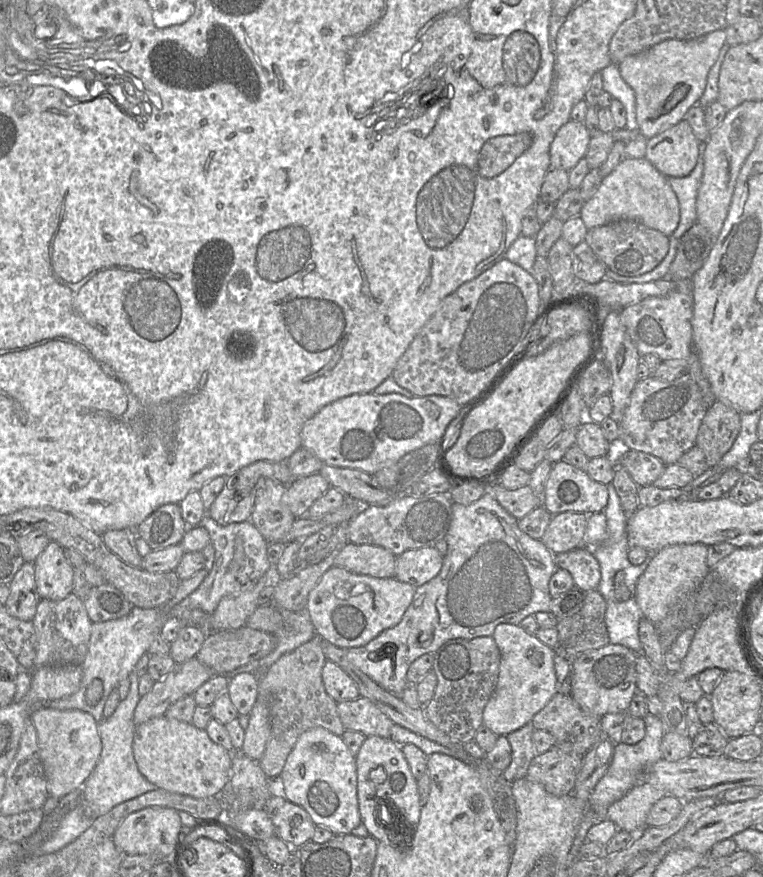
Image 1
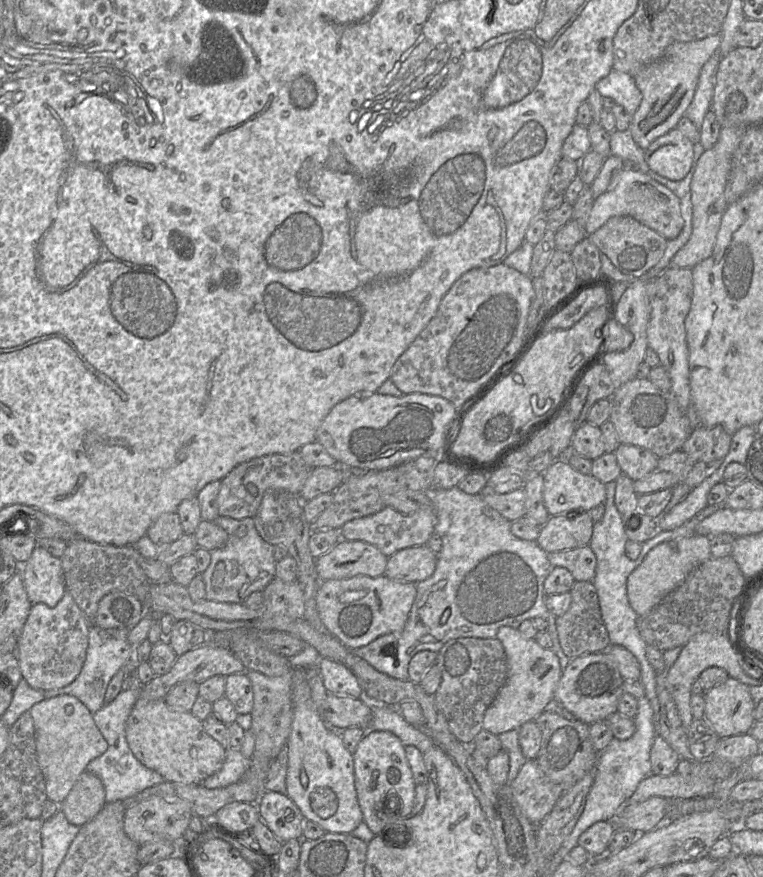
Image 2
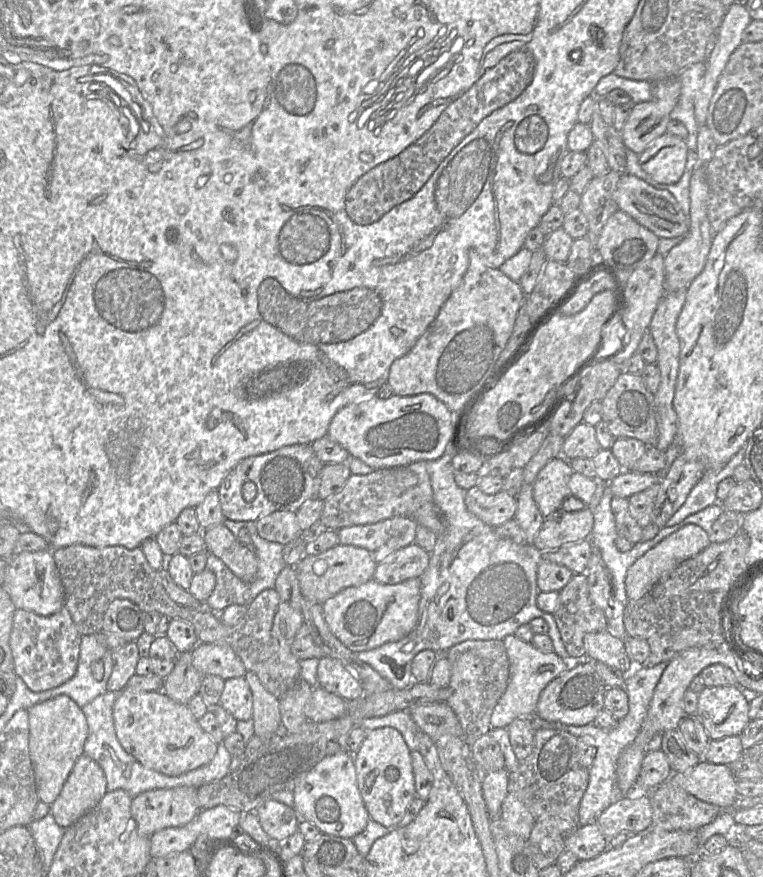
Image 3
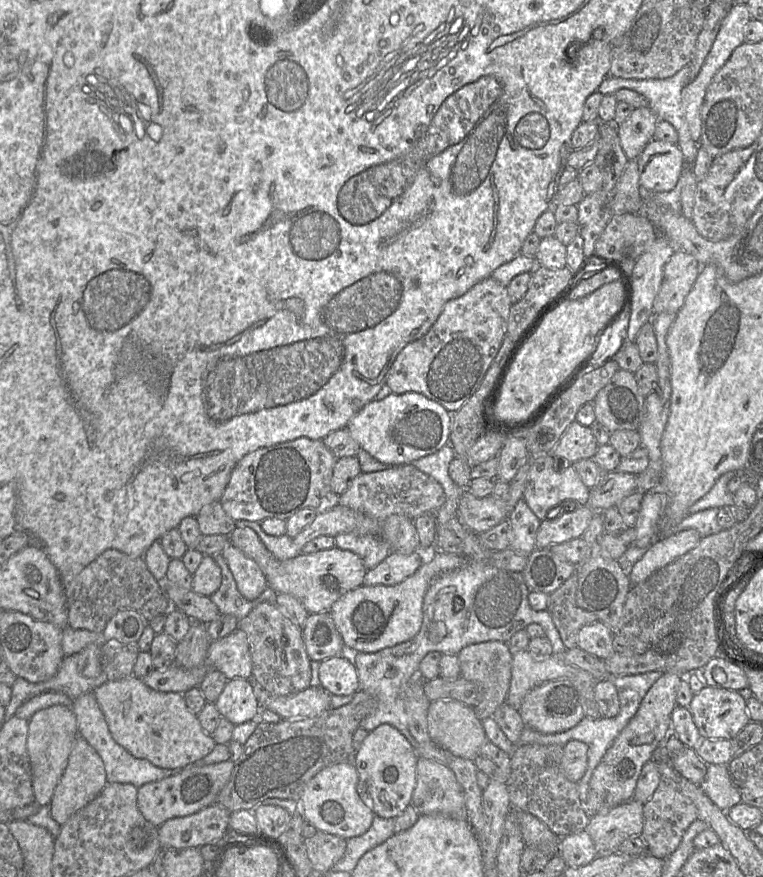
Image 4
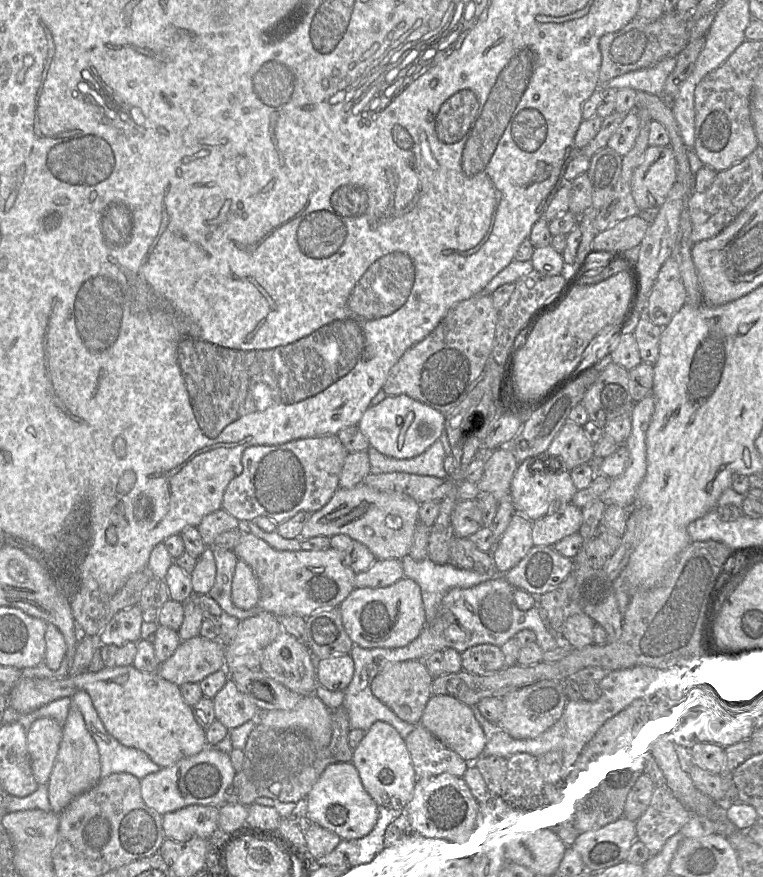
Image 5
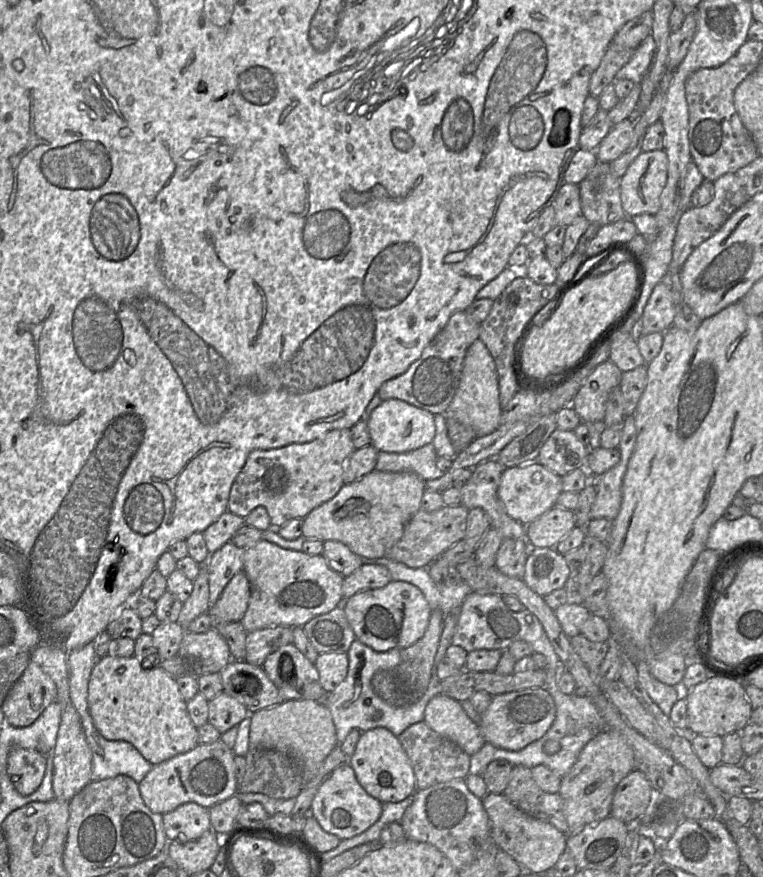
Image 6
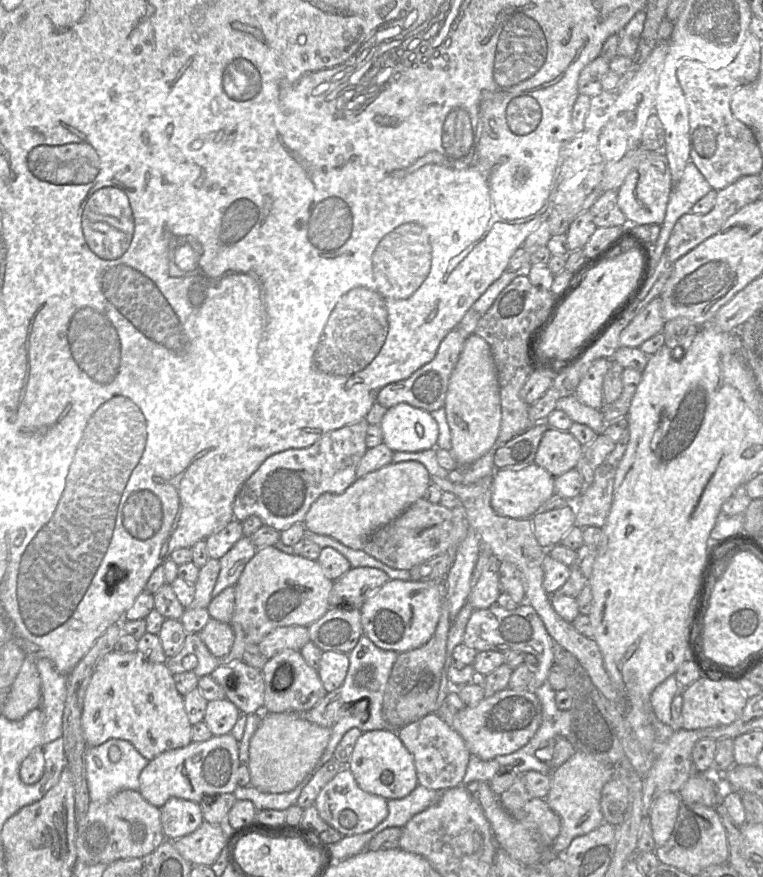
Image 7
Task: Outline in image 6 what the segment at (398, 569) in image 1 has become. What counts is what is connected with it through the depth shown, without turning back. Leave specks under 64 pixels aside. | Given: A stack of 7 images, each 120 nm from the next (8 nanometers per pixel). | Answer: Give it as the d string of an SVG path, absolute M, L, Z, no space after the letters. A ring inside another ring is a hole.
M376 563L363 564L349 576L344 577L343 599L346 600L360 592L382 588L391 581L390 572L385 566Z

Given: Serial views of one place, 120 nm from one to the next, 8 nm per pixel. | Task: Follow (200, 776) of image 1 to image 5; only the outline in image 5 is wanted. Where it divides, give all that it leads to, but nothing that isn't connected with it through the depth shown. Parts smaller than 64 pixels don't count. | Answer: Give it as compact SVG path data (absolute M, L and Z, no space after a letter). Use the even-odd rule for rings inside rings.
M133 665L104 667L98 672L84 671L63 678L21 677L10 689L7 700L9 707L18 713L30 713L54 700L72 697L78 691L86 691L102 720L106 730L121 744L145 752L161 768L170 767L178 761L194 756L205 749L206 729L196 721L192 707L183 699L180 686L162 678L157 672L141 672Z

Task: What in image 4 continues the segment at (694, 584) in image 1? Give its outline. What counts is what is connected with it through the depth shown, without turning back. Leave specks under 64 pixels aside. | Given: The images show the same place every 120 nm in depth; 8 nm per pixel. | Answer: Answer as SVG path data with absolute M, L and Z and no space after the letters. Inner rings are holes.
M695 529L682 530L658 540L633 565L629 575L631 585L642 583L660 568L695 548L700 540L701 536Z

